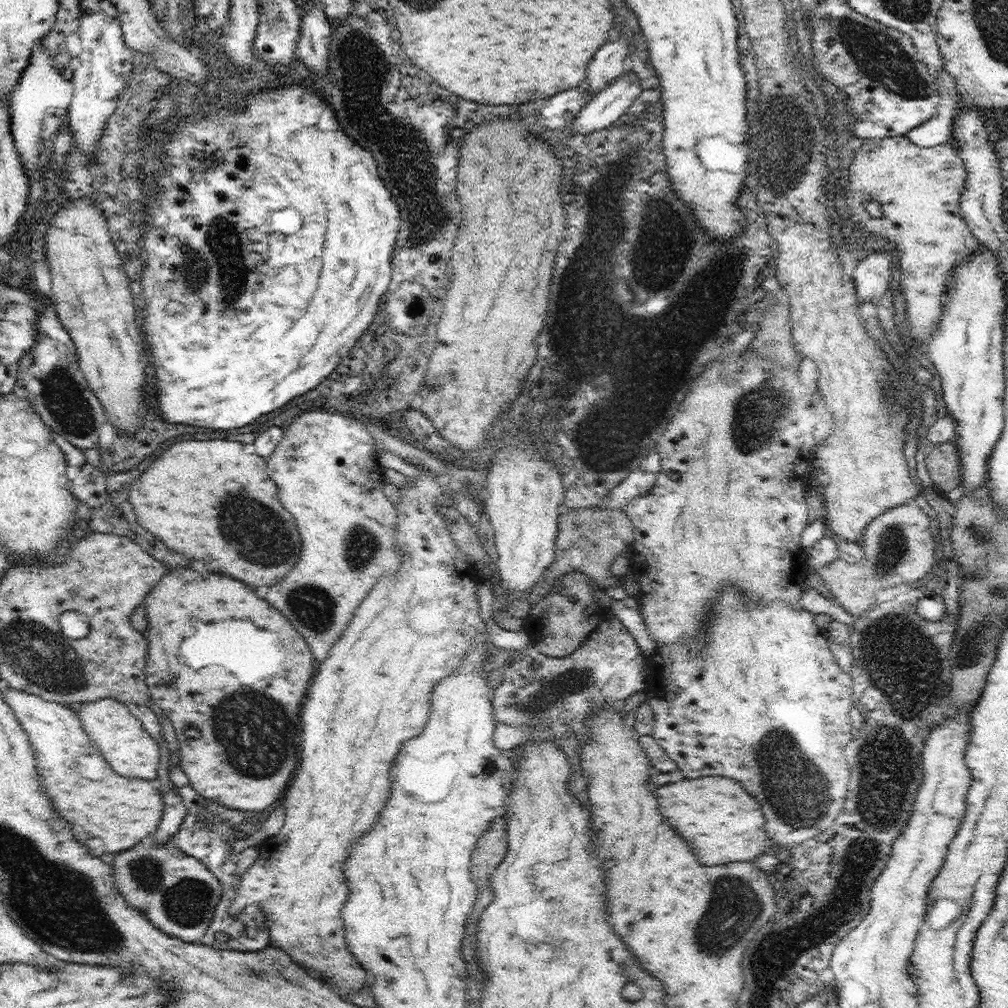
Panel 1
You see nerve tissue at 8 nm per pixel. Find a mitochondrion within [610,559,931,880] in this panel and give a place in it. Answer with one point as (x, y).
(789, 786)

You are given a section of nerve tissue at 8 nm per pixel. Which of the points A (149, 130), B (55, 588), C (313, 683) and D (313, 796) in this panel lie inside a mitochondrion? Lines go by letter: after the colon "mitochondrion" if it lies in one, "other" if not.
A: other
B: other
C: other
D: other

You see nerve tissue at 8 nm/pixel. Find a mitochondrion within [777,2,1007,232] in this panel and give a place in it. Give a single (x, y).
(882, 57)

